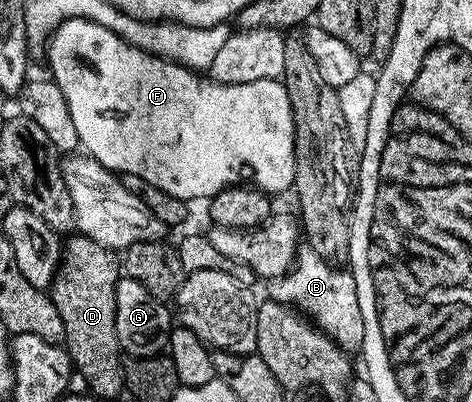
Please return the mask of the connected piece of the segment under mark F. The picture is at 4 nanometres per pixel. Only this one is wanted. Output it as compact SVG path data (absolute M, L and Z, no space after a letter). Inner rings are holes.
M69 18L60 22L47 39L49 46L49 70L52 81L61 89L63 100L67 100L67 108L71 112L71 124L75 124L75 132L80 149L94 158L100 166L106 166L118 176L130 174L147 180L147 184L155 184L155 188L163 188L171 196L179 196L186 200L202 198L208 200L228 186L252 184L256 189L270 196L281 194L293 186L293 175L297 172L295 164L295 124L291 112L291 100L287 100L287 88L284 81L276 78L251 80L251 84L223 84L215 82L208 76L202 76L196 70L188 70L174 62L163 60L154 54L135 48L127 40L123 40L115 32L103 28L103 24L95 24L90 18Z

